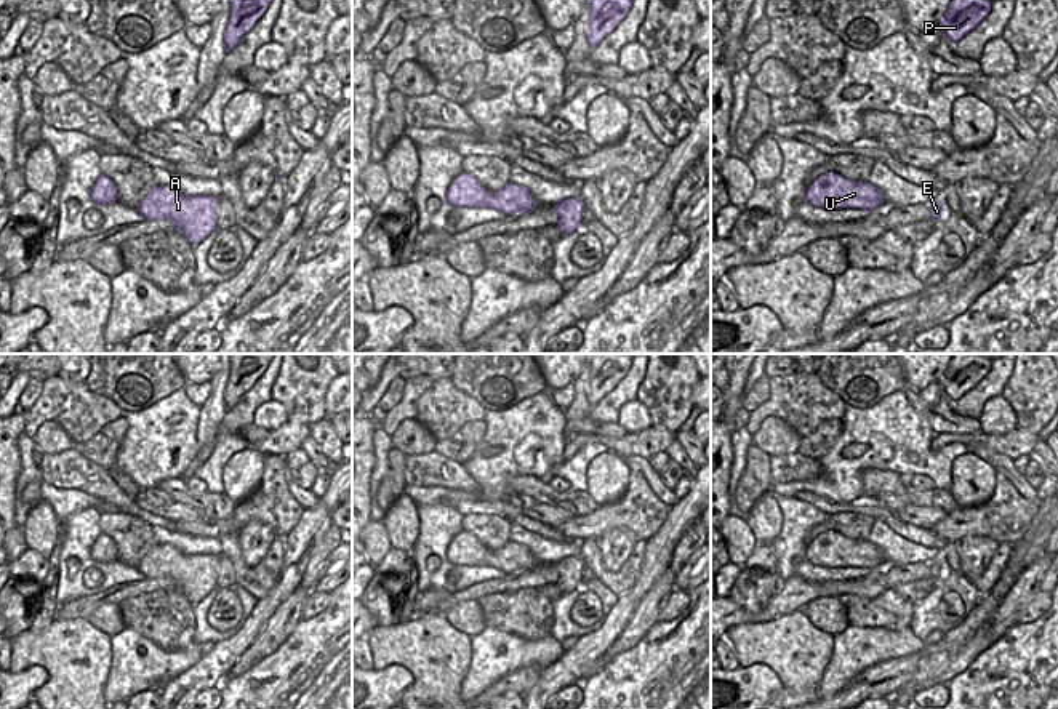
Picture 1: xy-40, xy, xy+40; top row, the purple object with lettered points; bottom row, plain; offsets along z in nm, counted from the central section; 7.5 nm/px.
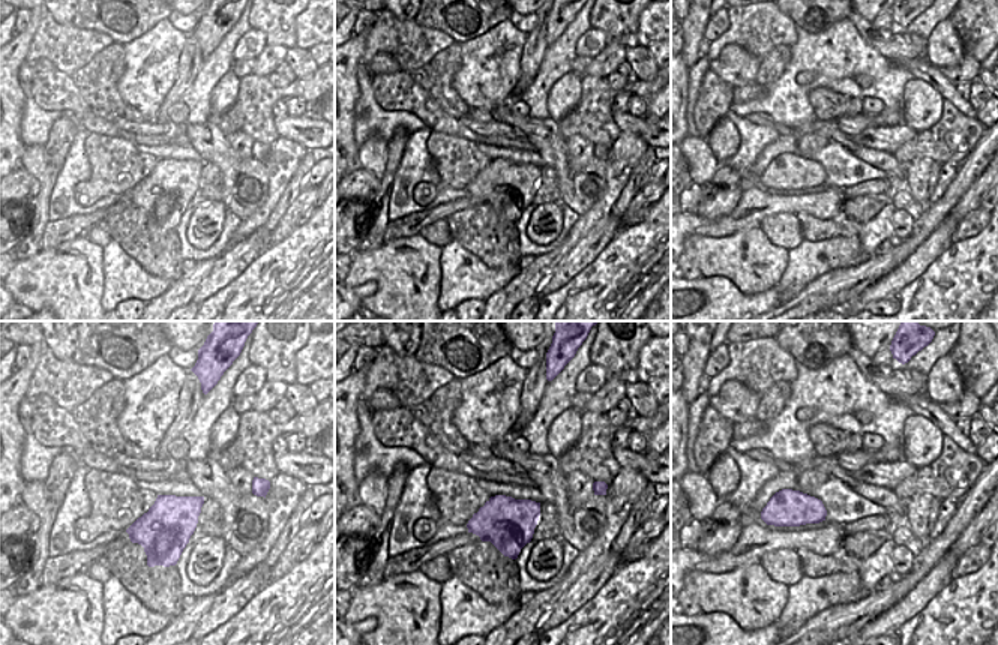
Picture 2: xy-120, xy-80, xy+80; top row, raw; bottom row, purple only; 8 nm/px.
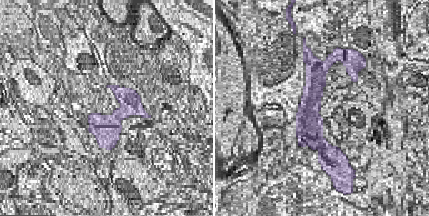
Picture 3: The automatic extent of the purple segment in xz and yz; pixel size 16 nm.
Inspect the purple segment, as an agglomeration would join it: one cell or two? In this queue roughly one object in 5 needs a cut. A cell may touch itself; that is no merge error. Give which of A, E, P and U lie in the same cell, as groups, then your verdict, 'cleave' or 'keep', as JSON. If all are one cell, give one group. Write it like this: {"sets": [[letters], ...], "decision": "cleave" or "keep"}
{"sets": [["A", "E", "P", "U"]], "decision": "keep"}

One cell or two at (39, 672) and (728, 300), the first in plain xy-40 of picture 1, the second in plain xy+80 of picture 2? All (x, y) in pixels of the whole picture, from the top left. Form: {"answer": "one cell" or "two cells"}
{"answer": "one cell"}

